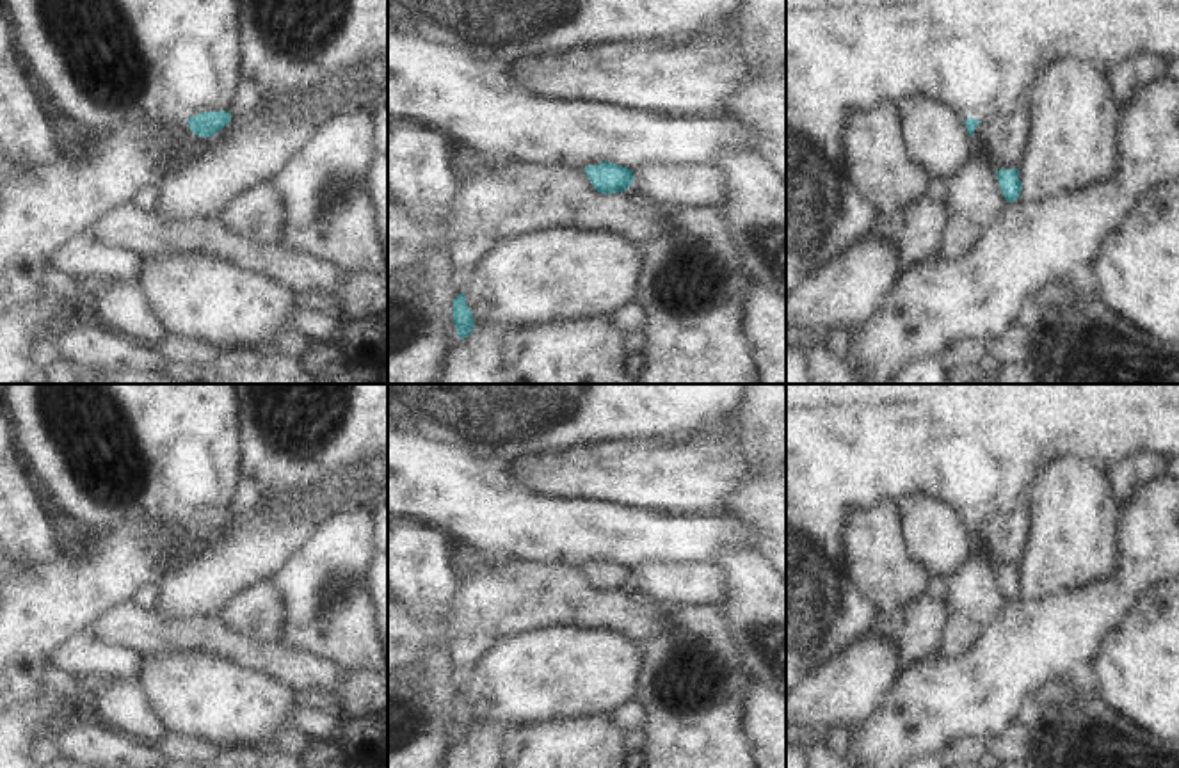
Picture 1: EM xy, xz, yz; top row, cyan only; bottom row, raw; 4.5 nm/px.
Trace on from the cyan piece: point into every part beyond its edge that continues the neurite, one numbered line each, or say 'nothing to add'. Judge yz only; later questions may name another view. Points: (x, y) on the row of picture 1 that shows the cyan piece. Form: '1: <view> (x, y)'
1: yz (977, 57).

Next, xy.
1: xy (105, 63).

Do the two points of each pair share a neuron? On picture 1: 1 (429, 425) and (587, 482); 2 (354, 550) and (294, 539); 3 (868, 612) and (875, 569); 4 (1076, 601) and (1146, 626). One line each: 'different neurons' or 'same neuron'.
1: different neurons
2: different neurons
3: different neurons
4: different neurons

